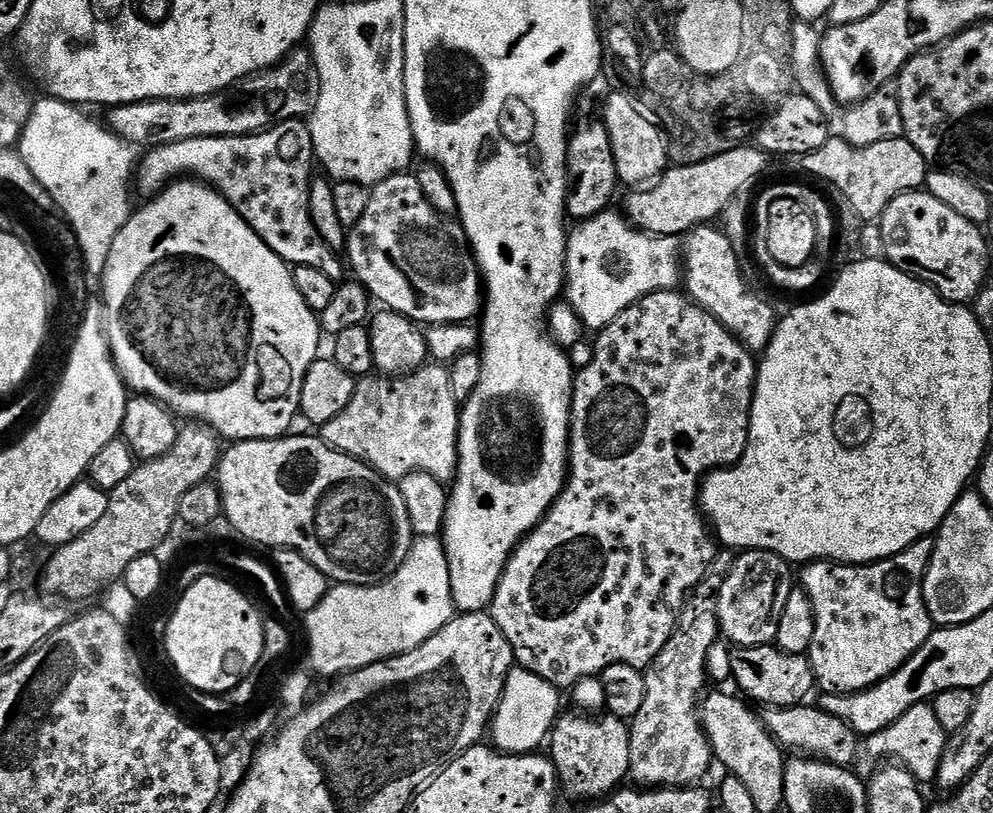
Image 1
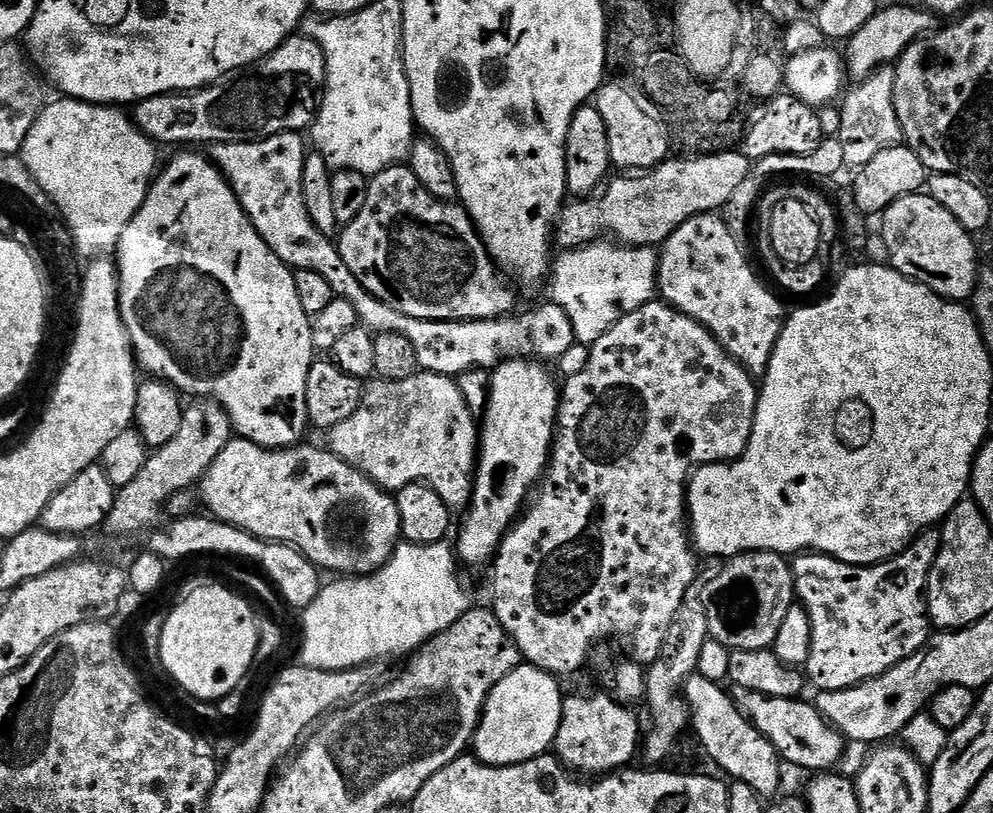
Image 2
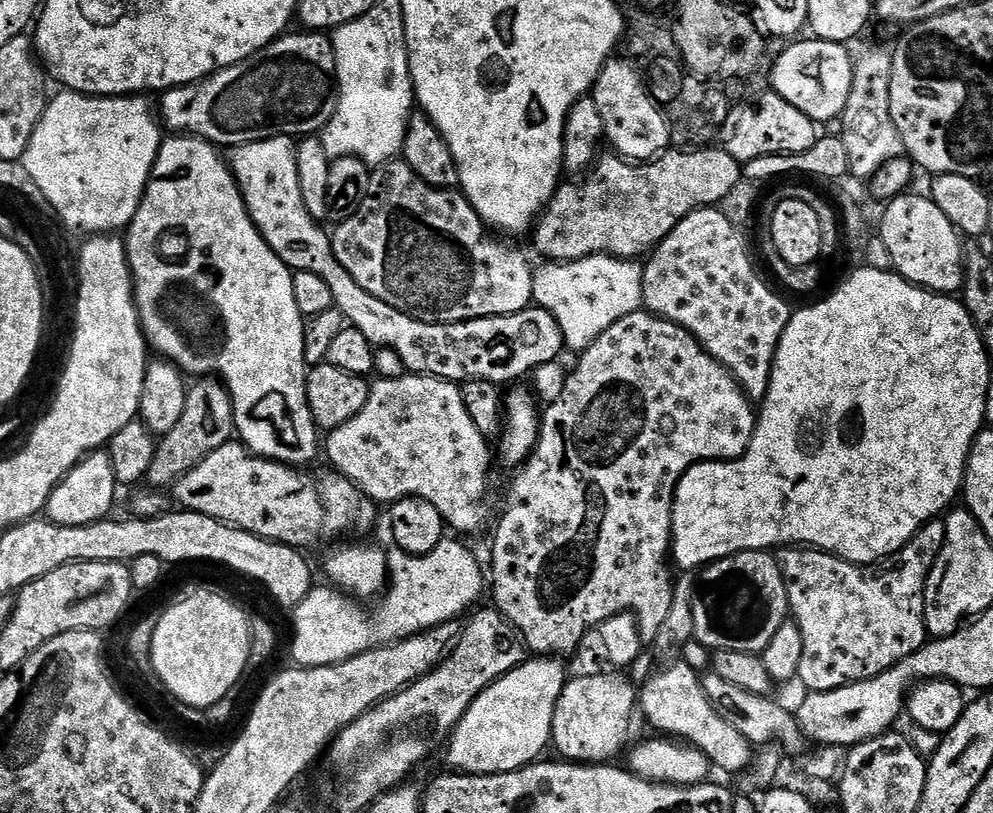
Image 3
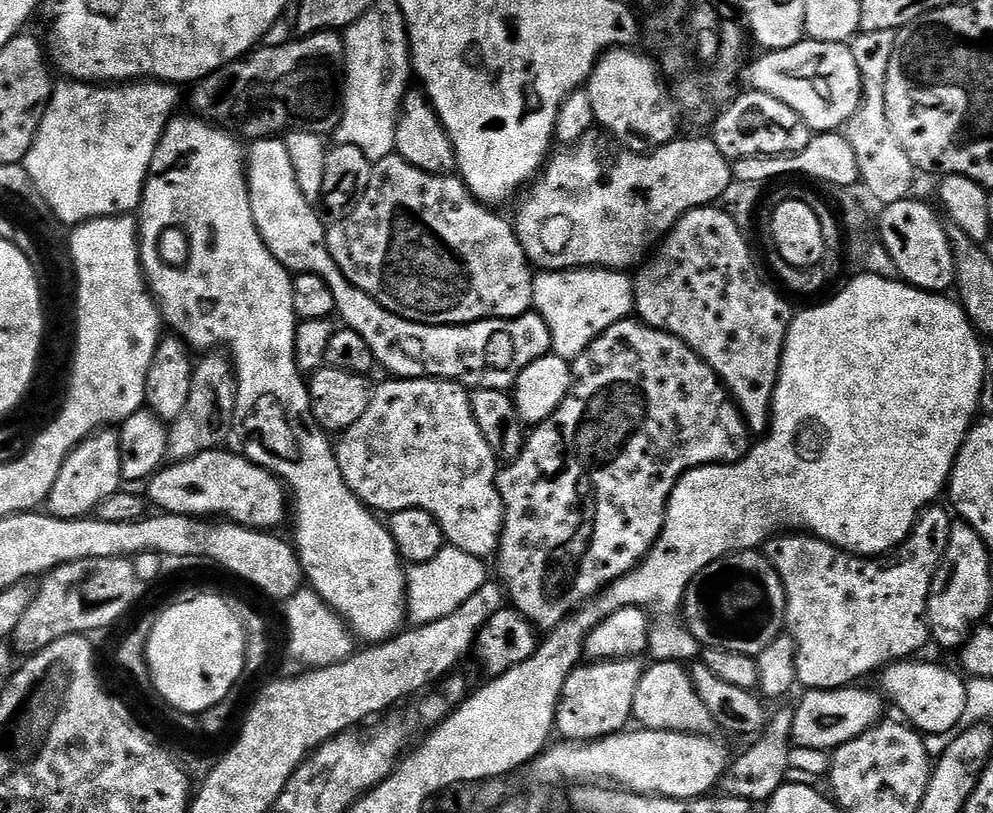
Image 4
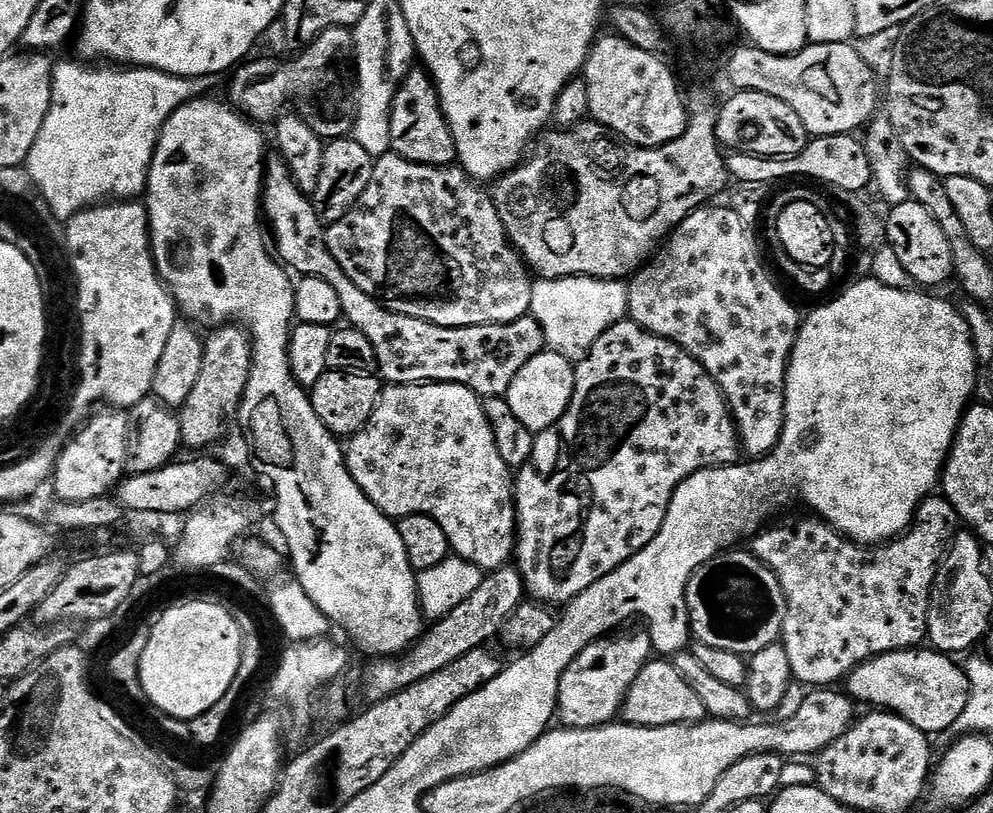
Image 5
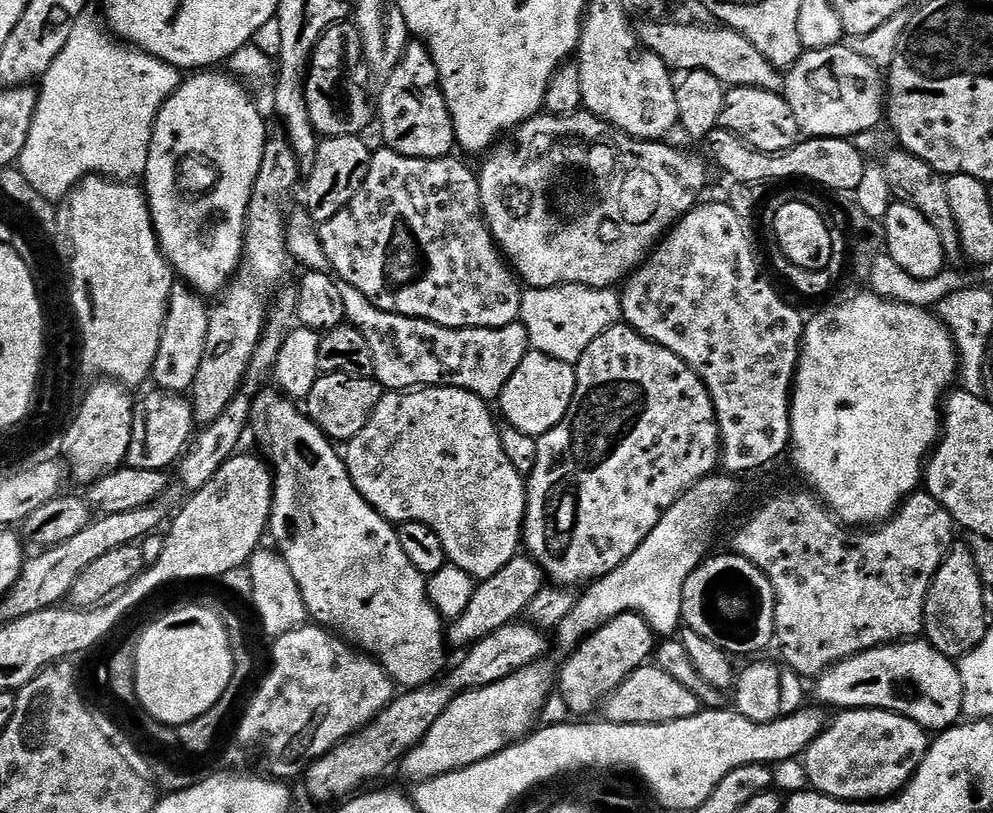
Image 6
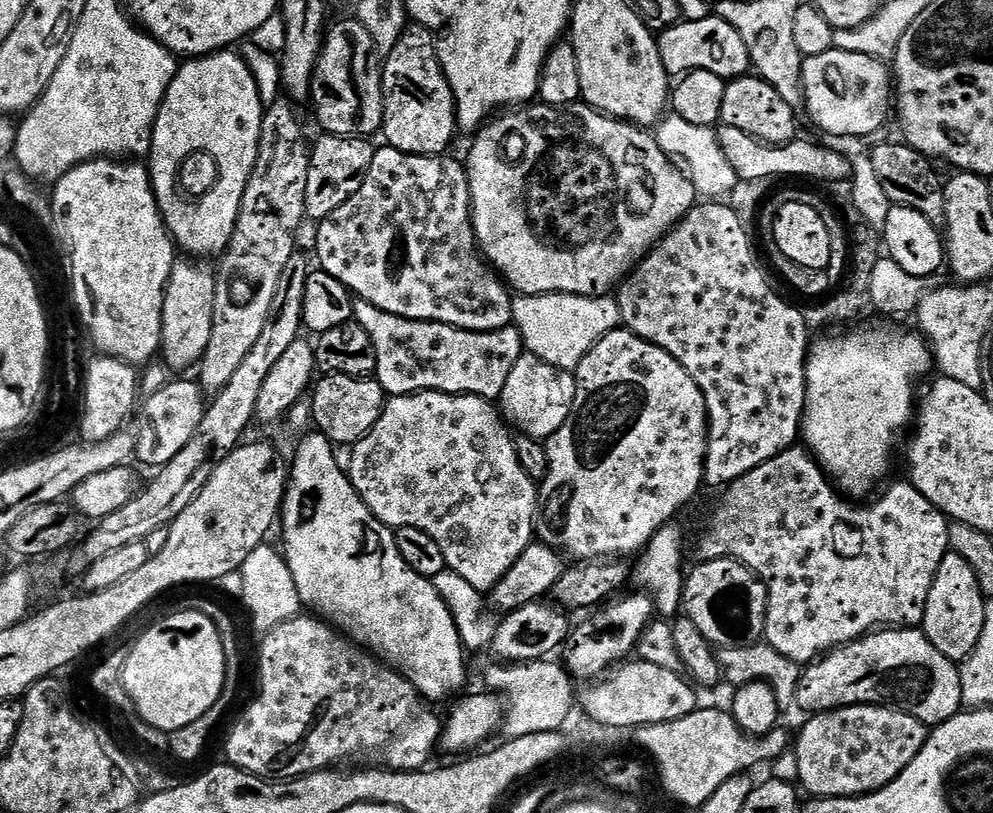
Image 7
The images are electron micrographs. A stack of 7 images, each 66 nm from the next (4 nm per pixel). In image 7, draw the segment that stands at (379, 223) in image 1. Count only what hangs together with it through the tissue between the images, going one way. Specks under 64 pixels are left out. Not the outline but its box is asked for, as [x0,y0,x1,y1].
[316,146,513,332]

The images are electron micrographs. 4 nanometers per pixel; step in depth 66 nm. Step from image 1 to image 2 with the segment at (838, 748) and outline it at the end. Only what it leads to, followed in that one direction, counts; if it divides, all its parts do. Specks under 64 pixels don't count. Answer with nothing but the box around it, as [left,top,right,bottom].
[730,684,846,774]

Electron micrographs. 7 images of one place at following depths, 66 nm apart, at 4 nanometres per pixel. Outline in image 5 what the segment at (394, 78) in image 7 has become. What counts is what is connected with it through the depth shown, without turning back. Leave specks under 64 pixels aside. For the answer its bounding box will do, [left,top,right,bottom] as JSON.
[390,67,457,168]

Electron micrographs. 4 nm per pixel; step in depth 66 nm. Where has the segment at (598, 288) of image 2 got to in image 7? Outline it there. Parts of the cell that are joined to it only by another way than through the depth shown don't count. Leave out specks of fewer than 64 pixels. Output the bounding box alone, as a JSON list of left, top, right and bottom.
[512,294,621,370]

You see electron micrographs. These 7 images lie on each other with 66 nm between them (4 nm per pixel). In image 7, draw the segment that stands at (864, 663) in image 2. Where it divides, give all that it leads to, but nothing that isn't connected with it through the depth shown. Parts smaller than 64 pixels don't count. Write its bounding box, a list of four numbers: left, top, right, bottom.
[696,446,950,666]

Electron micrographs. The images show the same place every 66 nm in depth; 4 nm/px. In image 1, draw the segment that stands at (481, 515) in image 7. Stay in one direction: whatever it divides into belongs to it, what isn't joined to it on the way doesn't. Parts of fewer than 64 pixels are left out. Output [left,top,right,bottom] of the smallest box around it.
[322,366,461,482]

